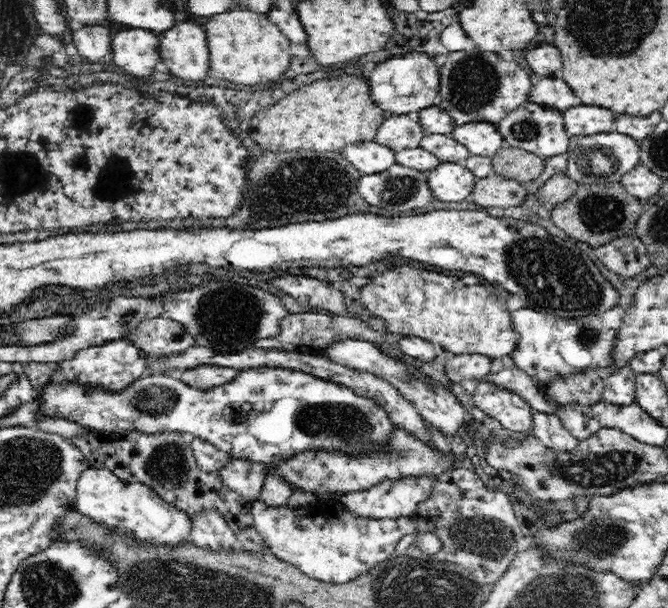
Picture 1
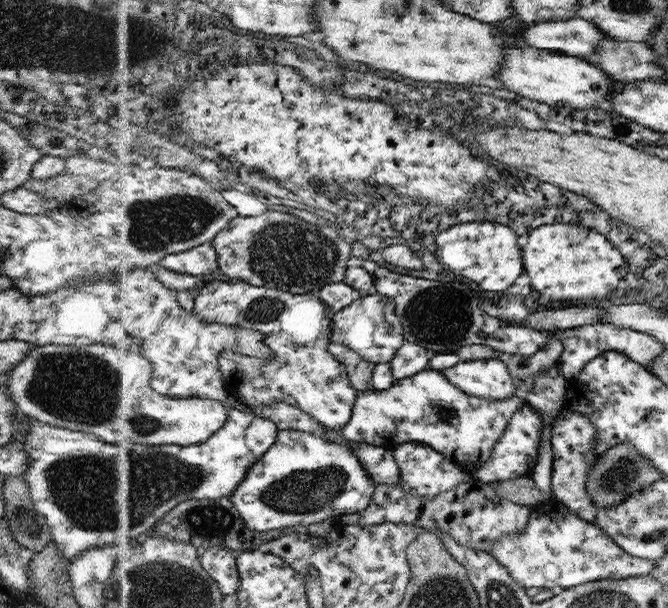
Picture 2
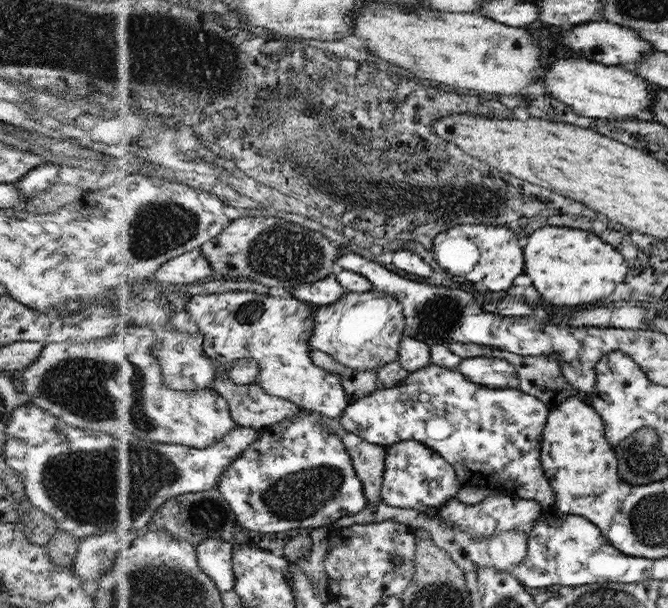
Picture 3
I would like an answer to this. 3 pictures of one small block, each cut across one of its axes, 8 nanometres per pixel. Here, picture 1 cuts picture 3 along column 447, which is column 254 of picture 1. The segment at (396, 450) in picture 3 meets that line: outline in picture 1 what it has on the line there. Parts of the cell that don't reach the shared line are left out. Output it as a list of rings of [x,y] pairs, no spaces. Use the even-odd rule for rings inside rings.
[[[234,458],[219,469],[218,474],[222,477],[223,486],[238,492],[247,502],[259,500],[264,480],[261,464],[252,464],[245,459]]]

